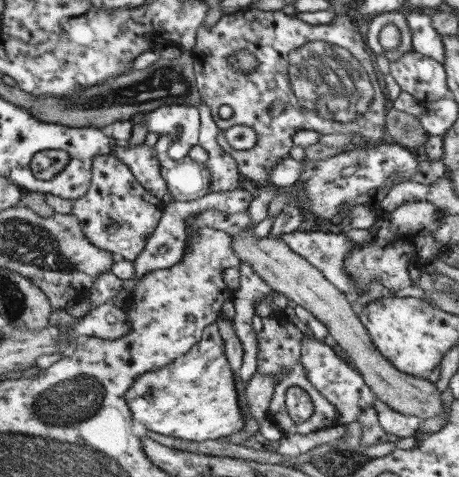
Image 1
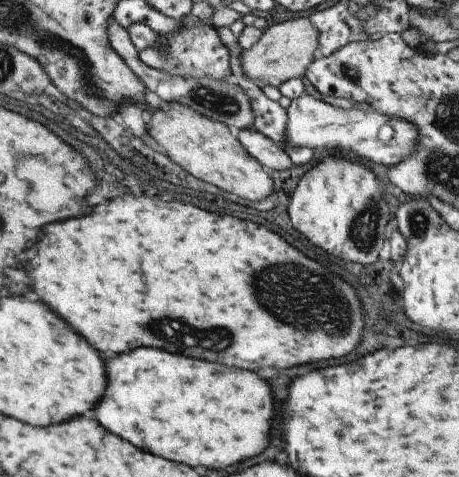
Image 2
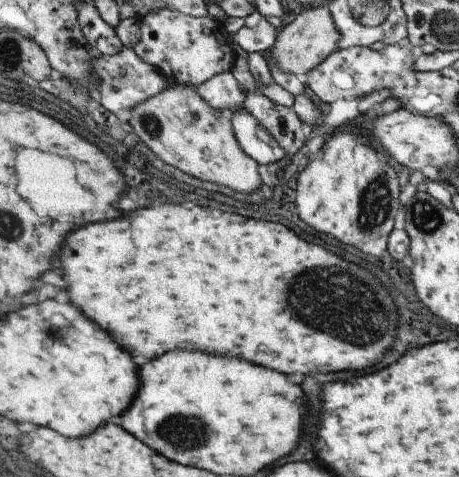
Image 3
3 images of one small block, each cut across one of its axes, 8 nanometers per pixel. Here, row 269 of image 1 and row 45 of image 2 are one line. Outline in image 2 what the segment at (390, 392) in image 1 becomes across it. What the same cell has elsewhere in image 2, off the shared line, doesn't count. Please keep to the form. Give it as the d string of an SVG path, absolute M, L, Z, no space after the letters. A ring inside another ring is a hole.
M305 16L293 18L289 22L281 22L281 24L271 24L263 30L263 34L261 34L259 42L255 42L255 46L251 46L249 50L239 50L241 70L259 88L265 88L265 86L279 88L287 80L301 78L305 74L307 66L313 62L313 58L317 58L315 56L317 46L319 46L317 36L319 34L317 34L315 26Z

